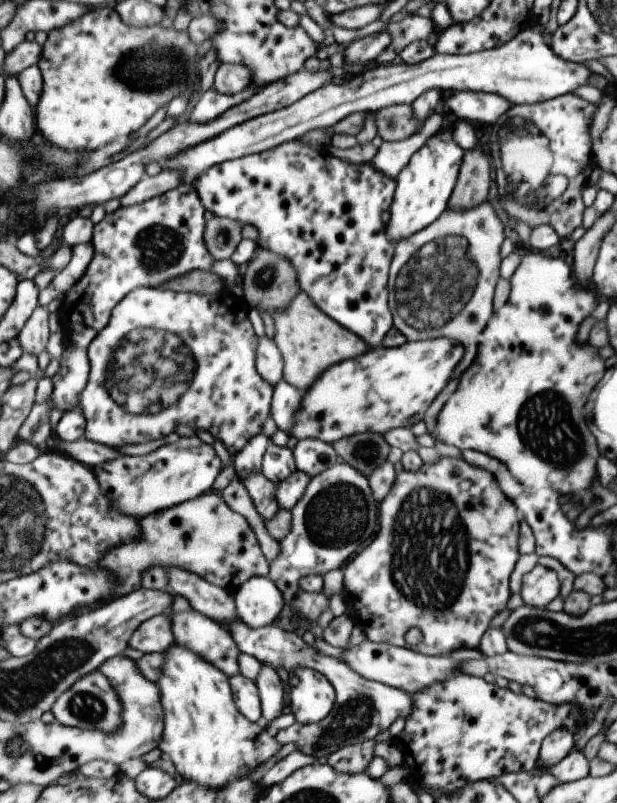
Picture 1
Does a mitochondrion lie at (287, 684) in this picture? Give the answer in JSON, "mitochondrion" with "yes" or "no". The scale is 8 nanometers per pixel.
{"mitochondrion":"no"}

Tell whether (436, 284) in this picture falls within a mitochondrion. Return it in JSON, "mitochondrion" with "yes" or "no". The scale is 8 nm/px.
{"mitochondrion":"yes"}

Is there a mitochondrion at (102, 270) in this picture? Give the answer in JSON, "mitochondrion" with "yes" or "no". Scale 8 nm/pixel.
{"mitochondrion":"no"}

